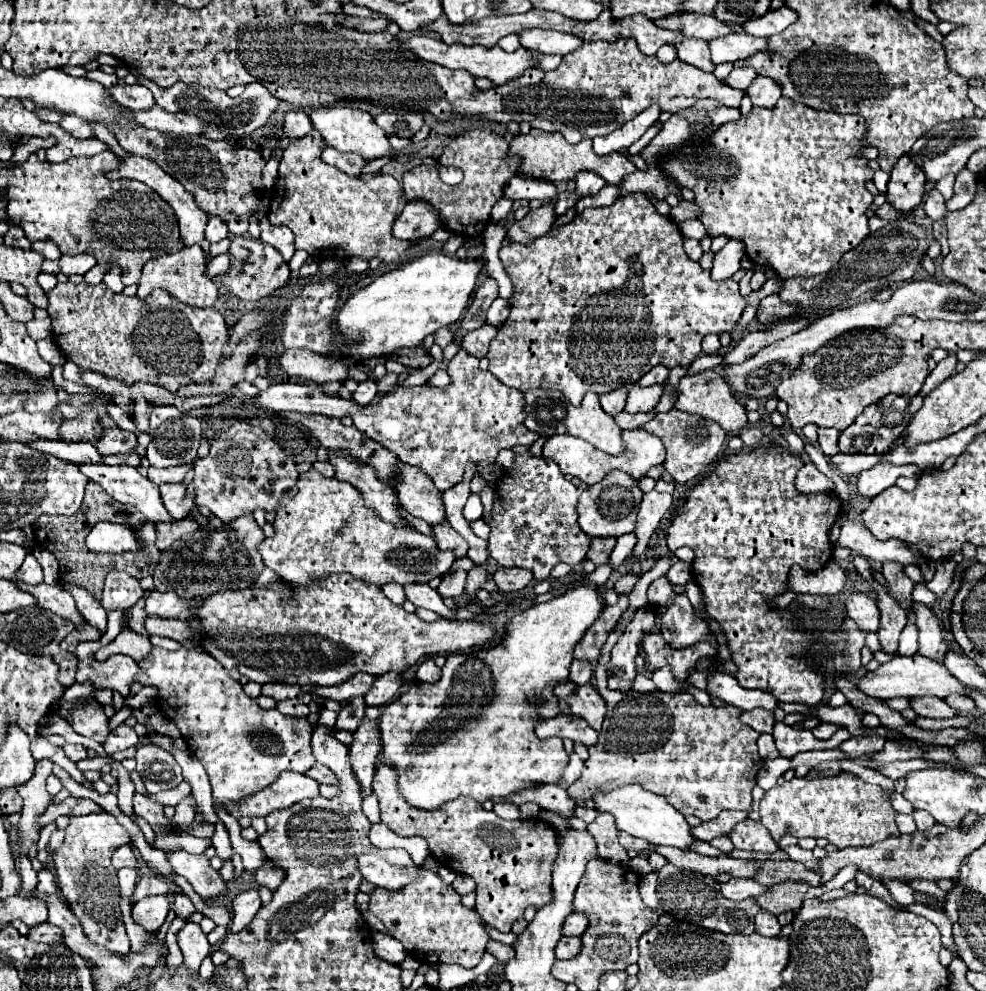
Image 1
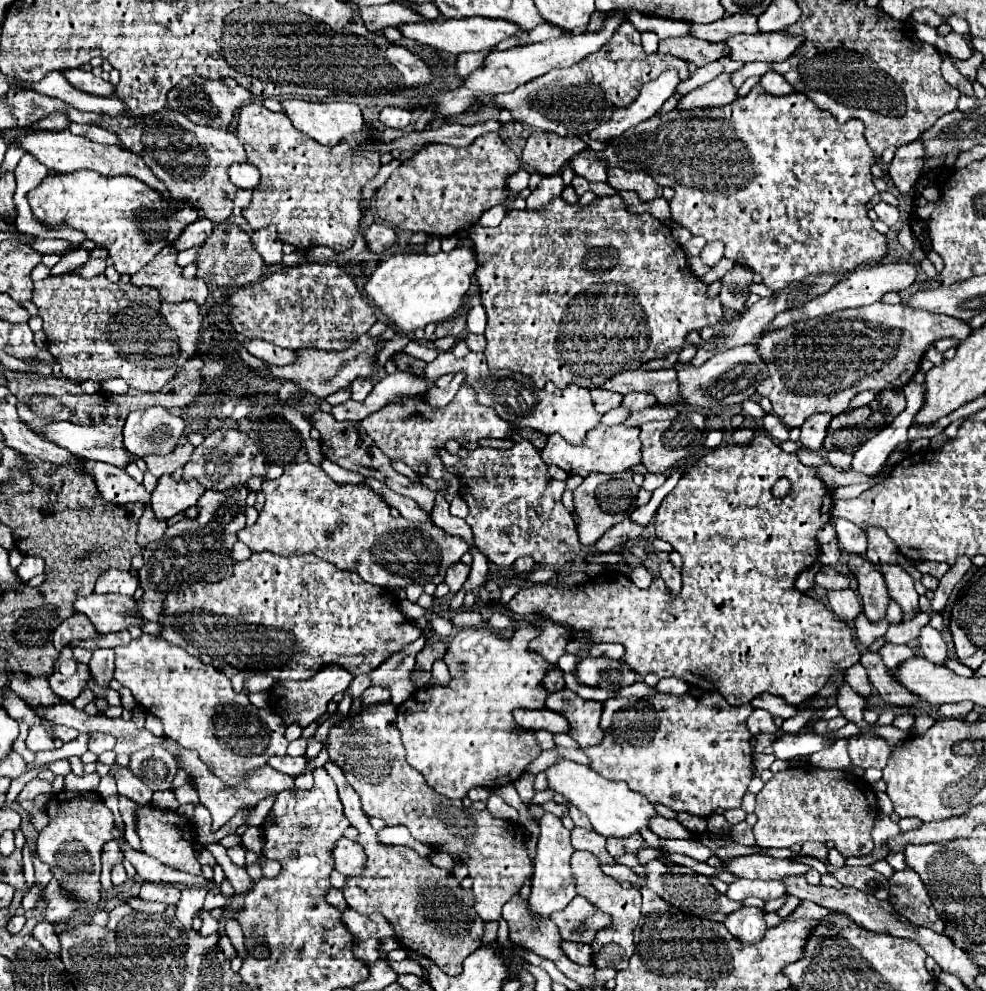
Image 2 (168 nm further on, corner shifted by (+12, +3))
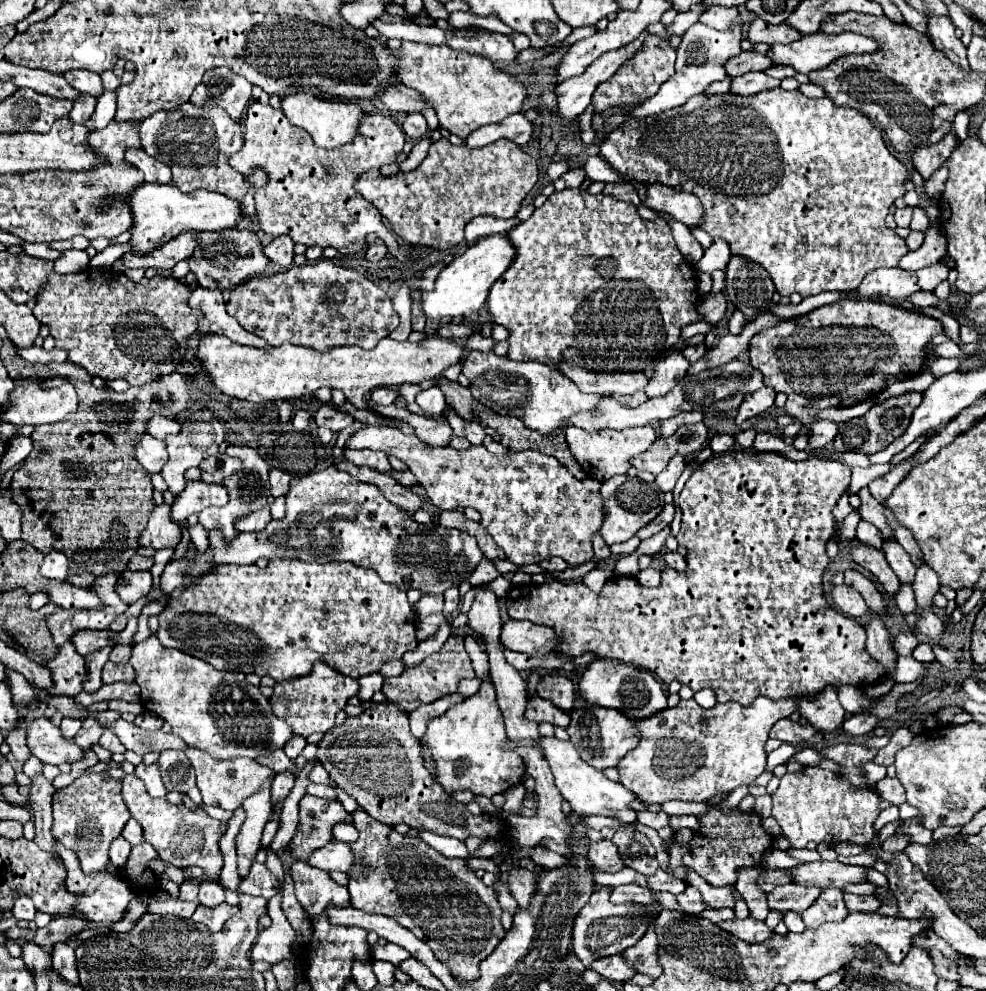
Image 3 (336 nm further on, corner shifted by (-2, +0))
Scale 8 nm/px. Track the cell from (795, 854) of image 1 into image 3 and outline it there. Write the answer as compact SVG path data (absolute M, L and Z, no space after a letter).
M832 885L824 887L818 899L802 913L808 929L820 927L826 921L842 921L844 915L848 915L848 909L842 899L842 889L836 889Z

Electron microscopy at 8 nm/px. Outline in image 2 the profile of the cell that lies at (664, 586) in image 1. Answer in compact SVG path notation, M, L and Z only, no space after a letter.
M638 566L638 568L634 568L632 572L630 572L630 580L638 586L638 588L648 588L650 584L652 584L652 574L644 568L644 566Z

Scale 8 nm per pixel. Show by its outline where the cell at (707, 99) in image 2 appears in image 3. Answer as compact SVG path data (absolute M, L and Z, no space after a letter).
M744 73L744 75L740 75L740 77L732 77L730 93L750 97L750 95L756 95L758 91L774 89L774 87L778 87L778 85L780 85L778 79L772 79L772 77L764 75L764 73Z

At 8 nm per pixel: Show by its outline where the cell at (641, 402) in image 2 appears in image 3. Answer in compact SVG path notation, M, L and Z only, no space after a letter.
M672 351L670 355L666 355L654 369L654 375L648 383L646 395L648 397L662 397L668 391L672 391L688 373L690 363L682 357L680 351Z

